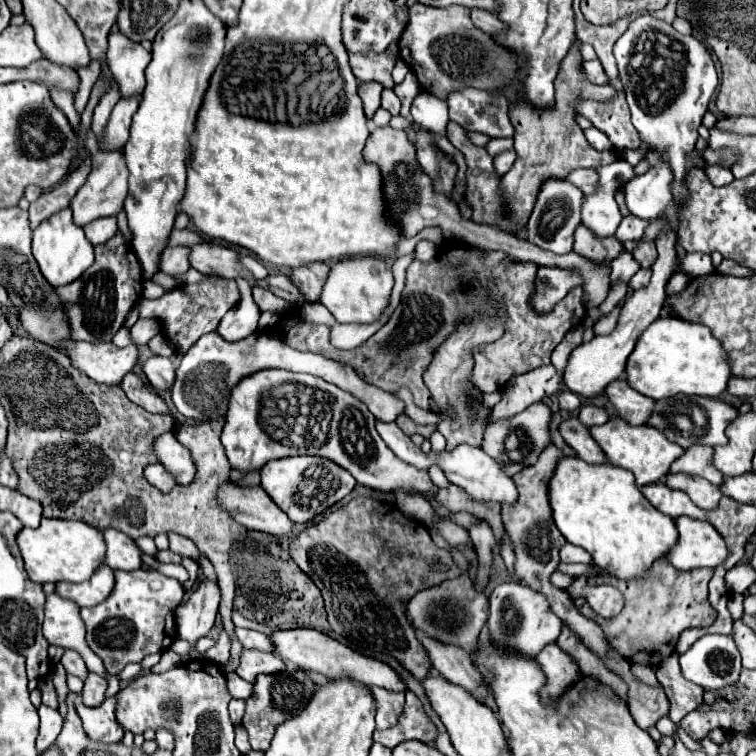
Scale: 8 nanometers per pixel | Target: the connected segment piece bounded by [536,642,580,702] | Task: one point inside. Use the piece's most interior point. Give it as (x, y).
(560, 670)

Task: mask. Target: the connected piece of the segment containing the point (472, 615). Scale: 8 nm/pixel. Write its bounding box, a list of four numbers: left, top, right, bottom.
[406,574,488,652]

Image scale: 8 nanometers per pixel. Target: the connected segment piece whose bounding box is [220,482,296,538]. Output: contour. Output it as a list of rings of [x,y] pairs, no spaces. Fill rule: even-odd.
[[[226,482],[226,486],[220,490],[220,504],[238,524],[246,526],[248,530],[266,532],[278,538],[296,534],[296,524],[260,486],[242,488]]]

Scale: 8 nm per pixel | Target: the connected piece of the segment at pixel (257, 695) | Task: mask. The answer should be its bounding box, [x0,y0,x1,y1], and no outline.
[242,670,316,752]

